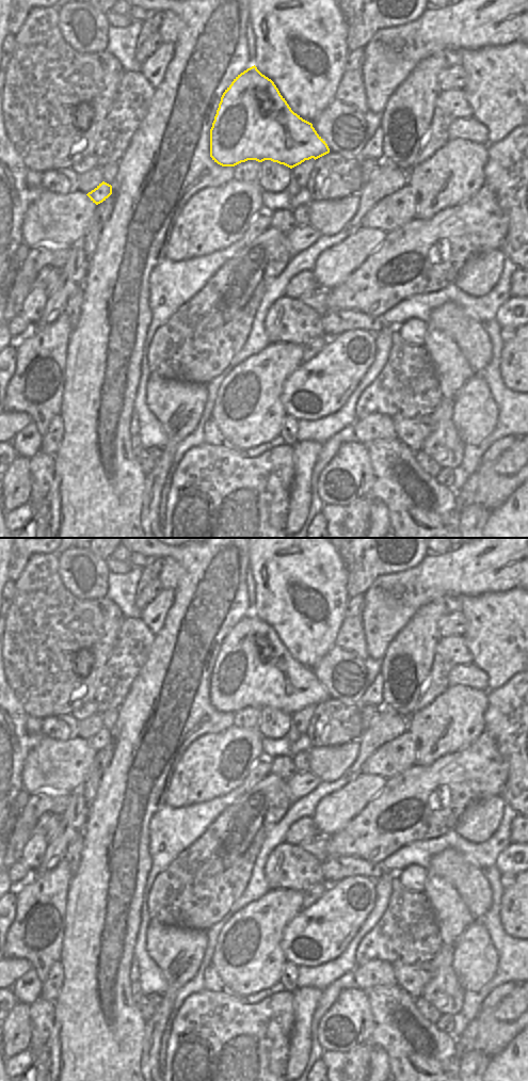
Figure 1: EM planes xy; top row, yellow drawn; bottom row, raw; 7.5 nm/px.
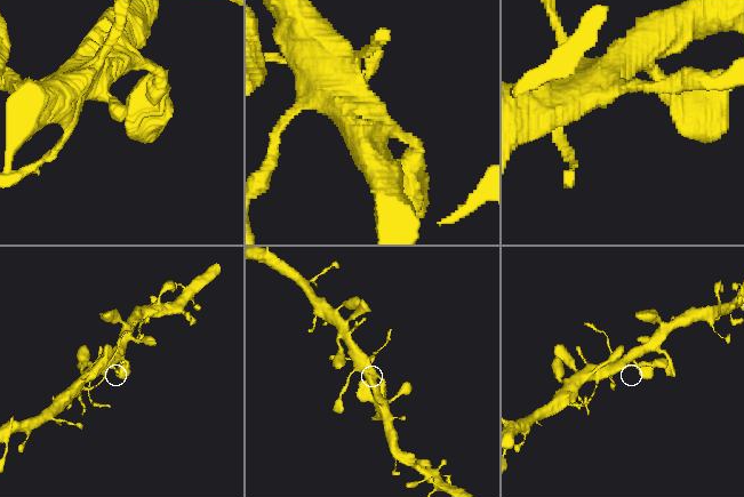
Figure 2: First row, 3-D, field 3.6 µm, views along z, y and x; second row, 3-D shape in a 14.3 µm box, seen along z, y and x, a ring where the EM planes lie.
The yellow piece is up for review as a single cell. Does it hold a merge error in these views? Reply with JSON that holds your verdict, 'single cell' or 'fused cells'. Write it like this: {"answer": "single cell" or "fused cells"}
{"answer": "single cell"}

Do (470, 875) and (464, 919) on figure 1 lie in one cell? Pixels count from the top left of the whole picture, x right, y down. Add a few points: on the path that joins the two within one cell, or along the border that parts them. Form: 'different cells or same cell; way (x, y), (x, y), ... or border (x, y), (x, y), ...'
different cells; border (452, 885), (475, 919)

